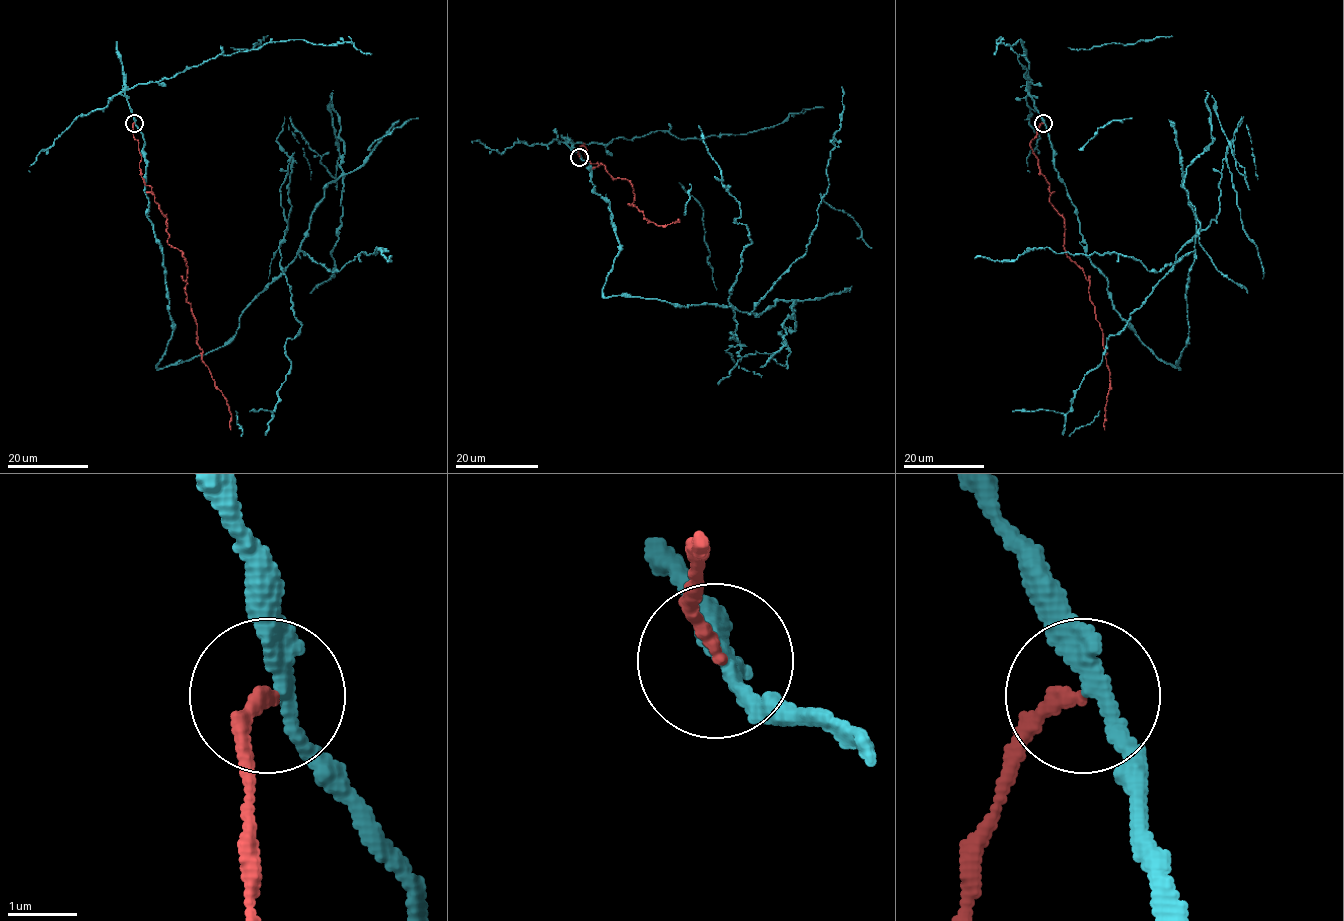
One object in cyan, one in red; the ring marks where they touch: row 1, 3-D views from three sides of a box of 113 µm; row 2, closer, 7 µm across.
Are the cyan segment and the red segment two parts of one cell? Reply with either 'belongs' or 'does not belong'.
does not belong

